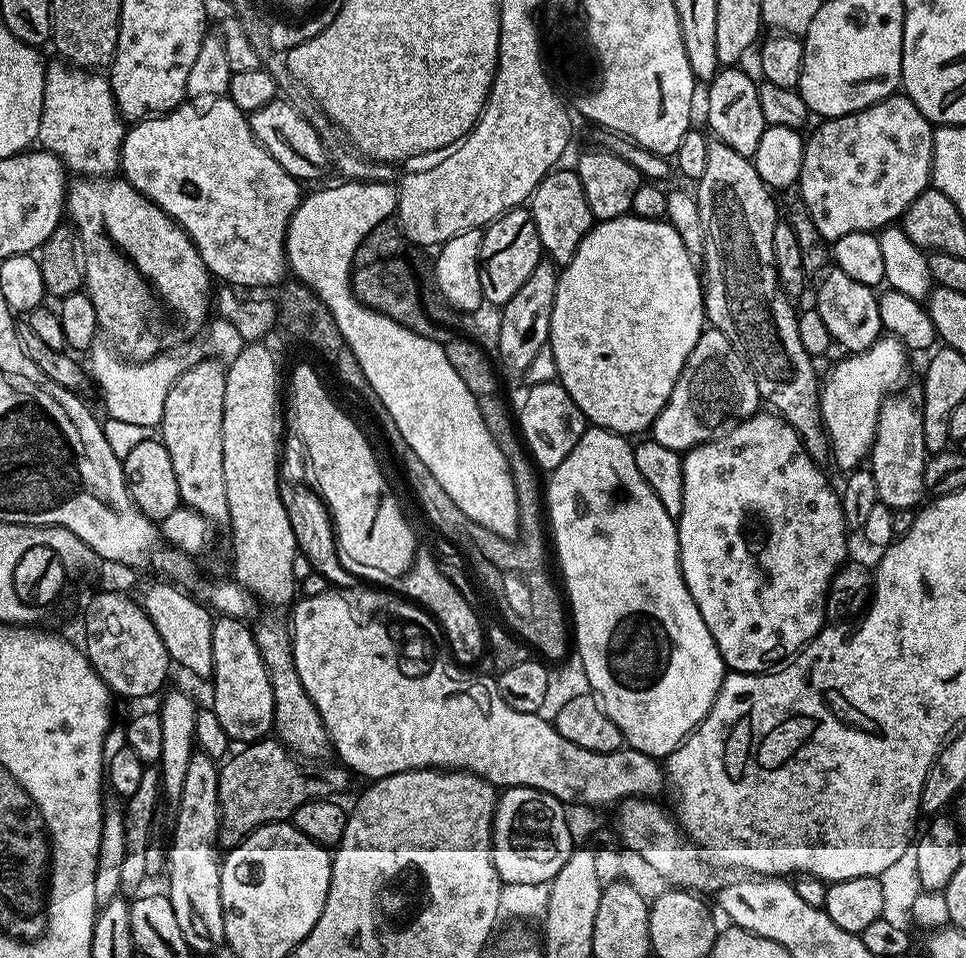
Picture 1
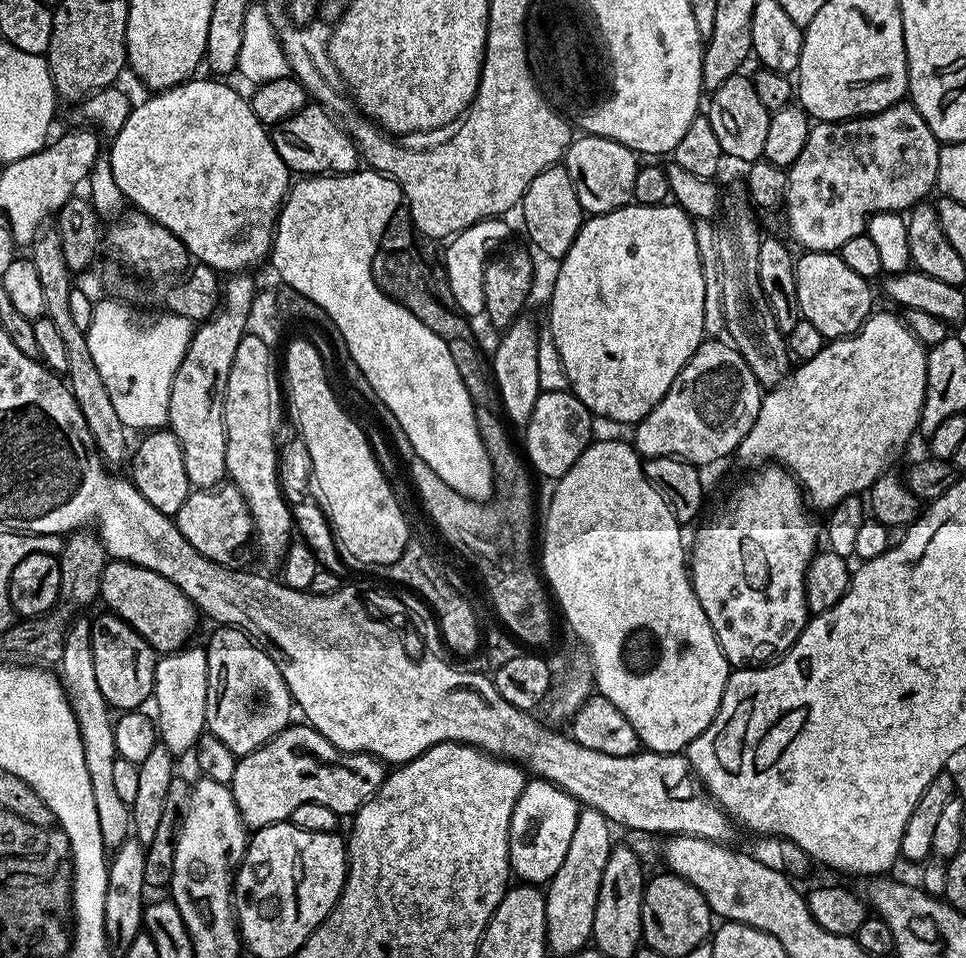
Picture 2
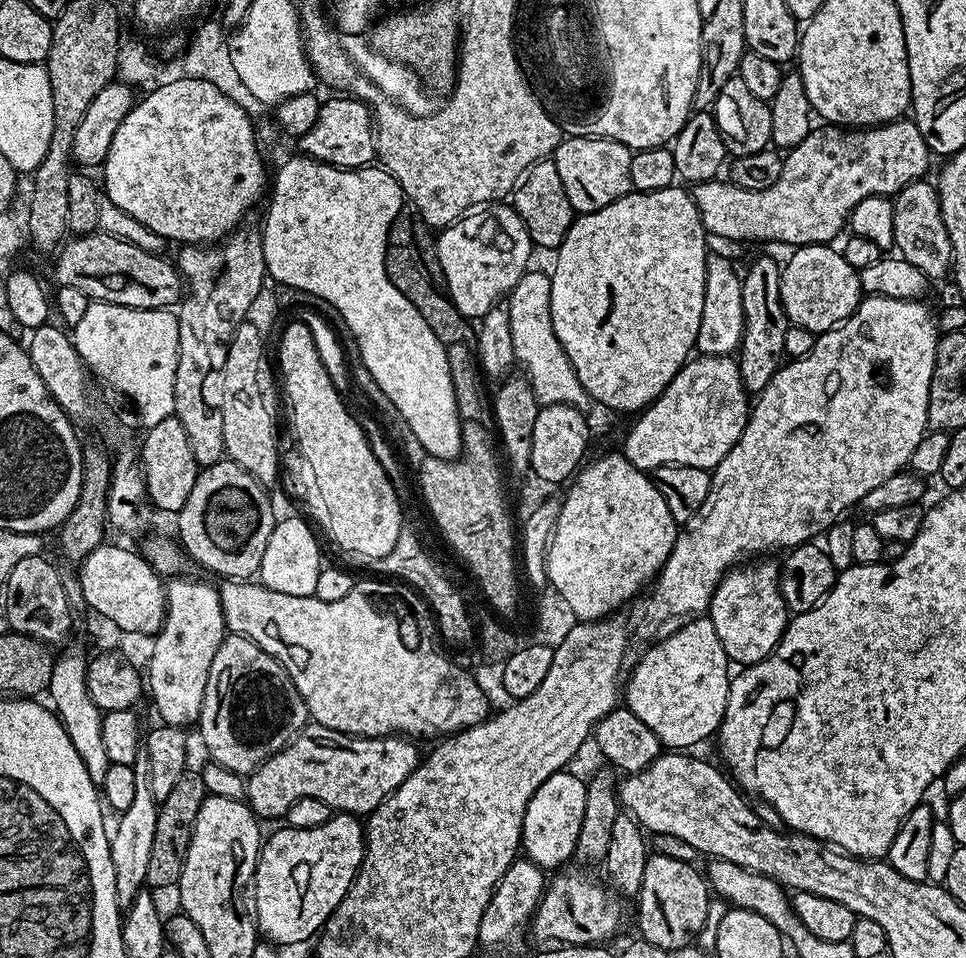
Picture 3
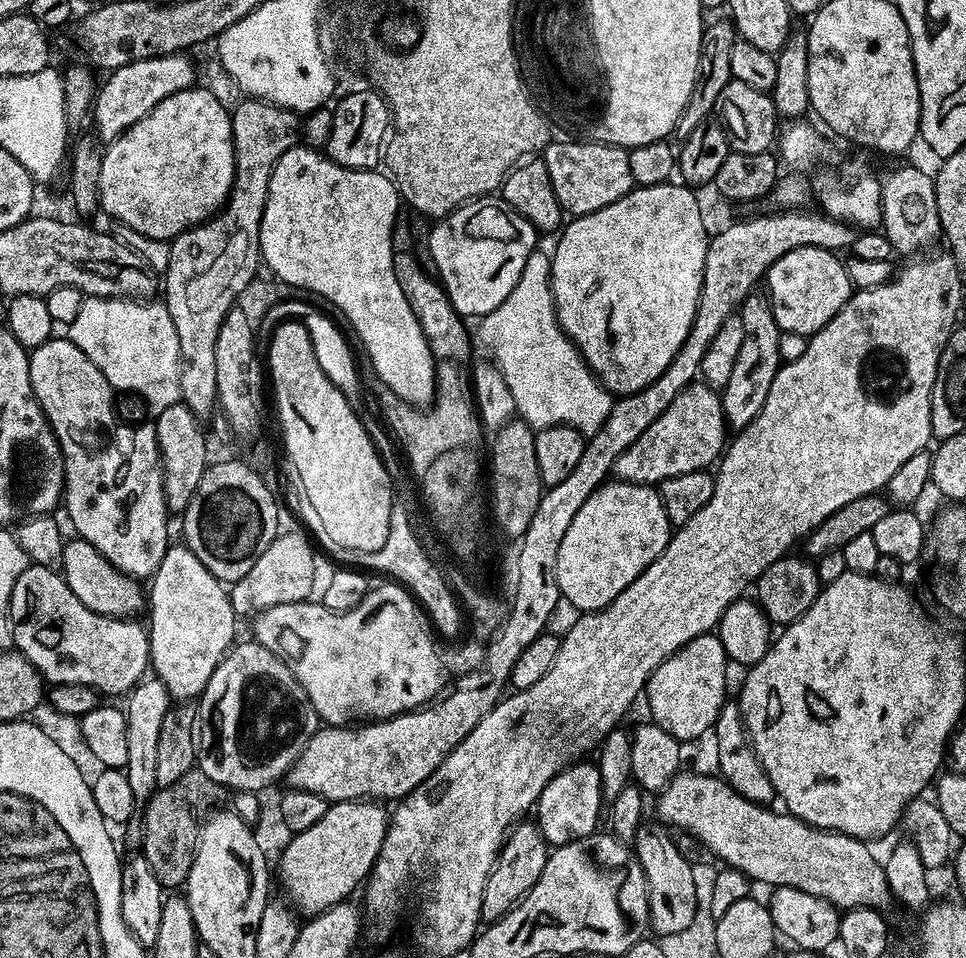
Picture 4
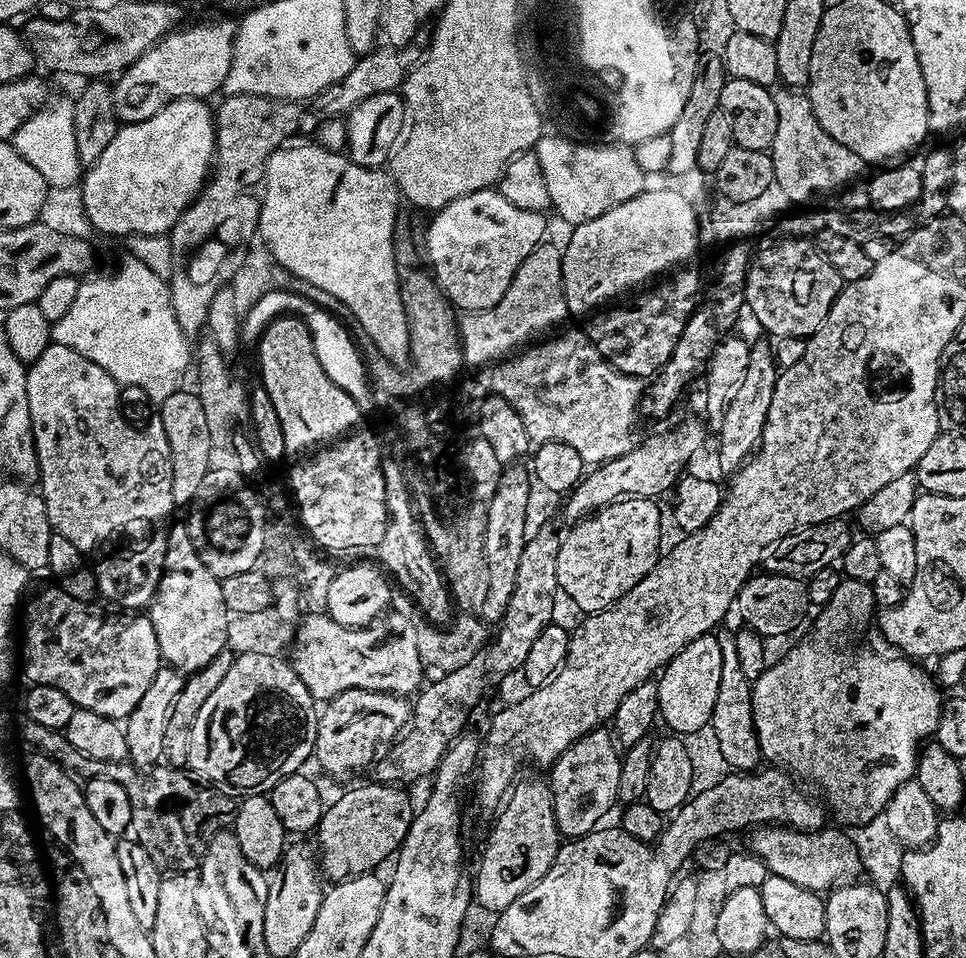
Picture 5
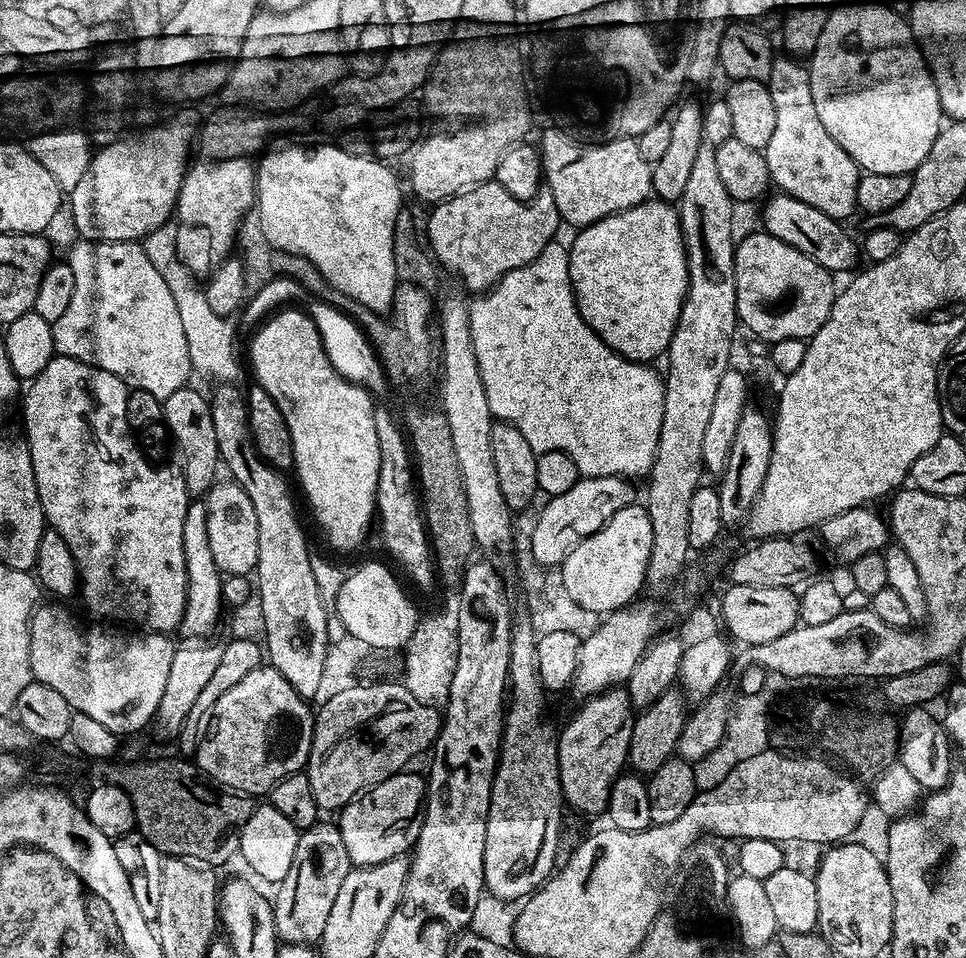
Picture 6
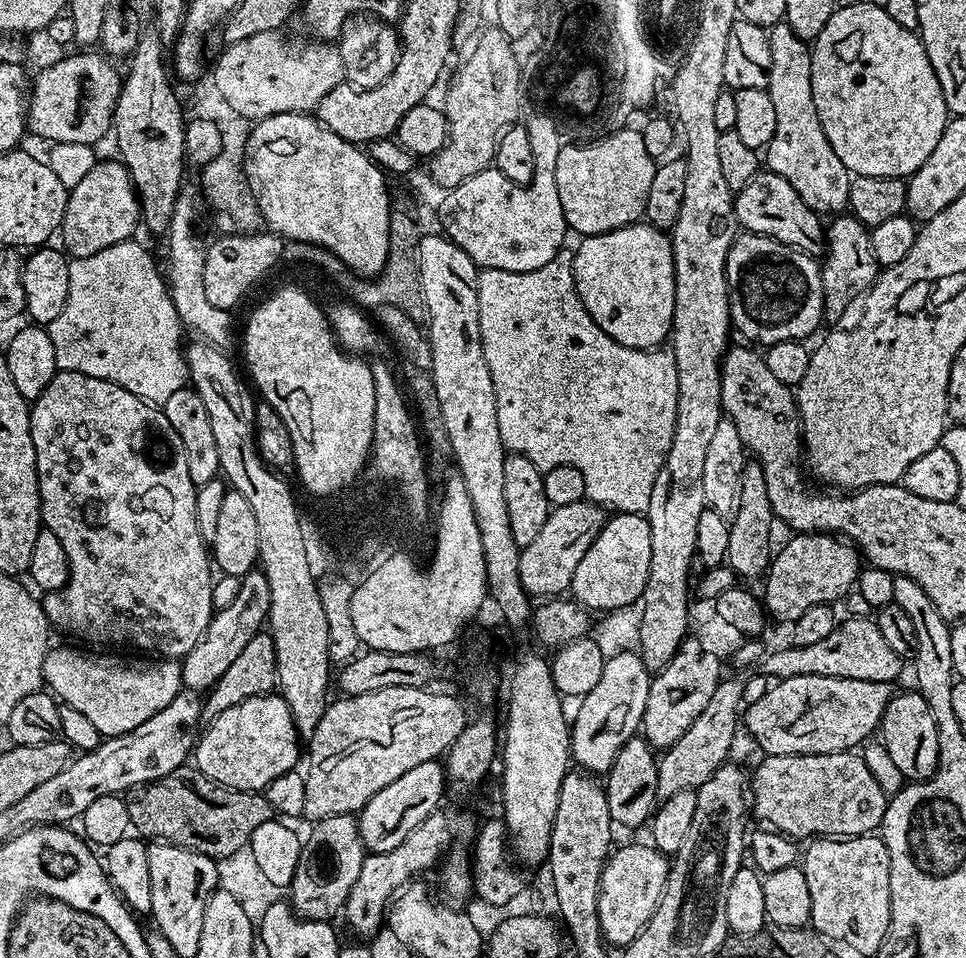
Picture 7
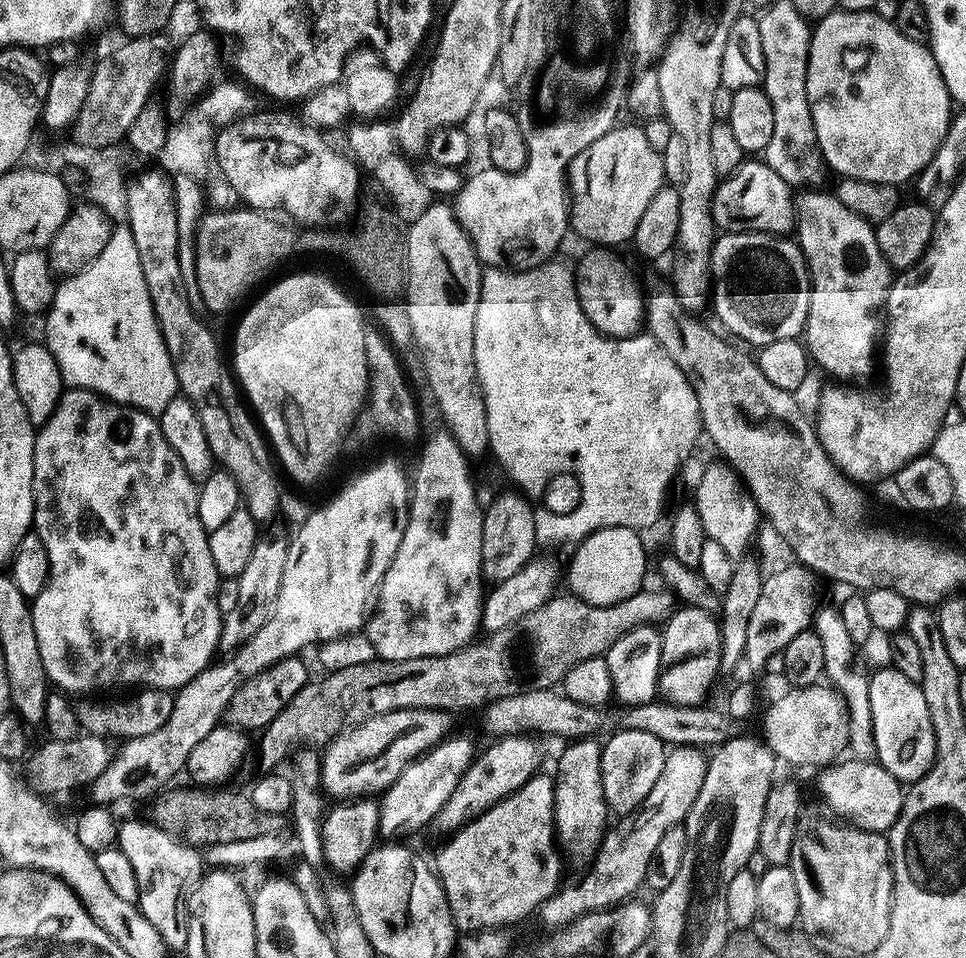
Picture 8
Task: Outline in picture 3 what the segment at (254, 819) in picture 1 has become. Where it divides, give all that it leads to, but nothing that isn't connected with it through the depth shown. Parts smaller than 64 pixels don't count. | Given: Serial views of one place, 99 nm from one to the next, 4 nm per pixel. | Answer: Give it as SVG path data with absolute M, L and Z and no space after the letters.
M309 722L281 752L262 762L247 777L246 803L265 821L287 817L298 798L318 798L318 802L326 802L337 813L367 817L410 778L420 763L422 752L412 744L415 743L411 739L399 734L348 736Z

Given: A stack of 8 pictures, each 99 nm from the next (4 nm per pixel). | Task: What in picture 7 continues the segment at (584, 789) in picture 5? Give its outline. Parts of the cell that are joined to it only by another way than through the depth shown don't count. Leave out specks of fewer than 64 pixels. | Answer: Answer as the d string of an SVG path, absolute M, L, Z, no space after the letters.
M635 651L618 652L605 659L602 678L577 703L580 705L576 717L573 715L570 720L570 756L577 769L588 774L607 773L616 761L618 750L640 732L649 683L650 670Z

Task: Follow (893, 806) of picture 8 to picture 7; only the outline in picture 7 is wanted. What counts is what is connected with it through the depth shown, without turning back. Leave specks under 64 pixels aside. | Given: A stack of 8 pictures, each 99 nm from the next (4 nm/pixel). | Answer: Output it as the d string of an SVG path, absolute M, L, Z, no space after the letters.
M845 751L826 754L798 754L797 756L769 756L763 757L764 761L756 768L756 773L750 776L750 812L753 817L756 816L761 820L761 825L767 826L769 829L775 829L785 836L791 837L796 842L807 841L809 838L847 838L850 836L867 836L875 833L879 829L884 811L889 802L889 797L885 795L882 787L874 778L874 774L864 761L863 755L857 754L855 751Z

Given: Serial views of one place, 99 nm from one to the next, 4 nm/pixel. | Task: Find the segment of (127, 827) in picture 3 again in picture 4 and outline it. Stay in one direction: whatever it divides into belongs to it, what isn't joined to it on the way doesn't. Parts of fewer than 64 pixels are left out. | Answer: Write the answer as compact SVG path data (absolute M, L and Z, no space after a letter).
M145 678L127 693L124 717L126 718L127 757L123 771L130 778L130 790L134 790L137 802L147 802L156 793L158 782L158 734L162 731L162 722L173 707L174 701L169 696L166 686L155 678Z

